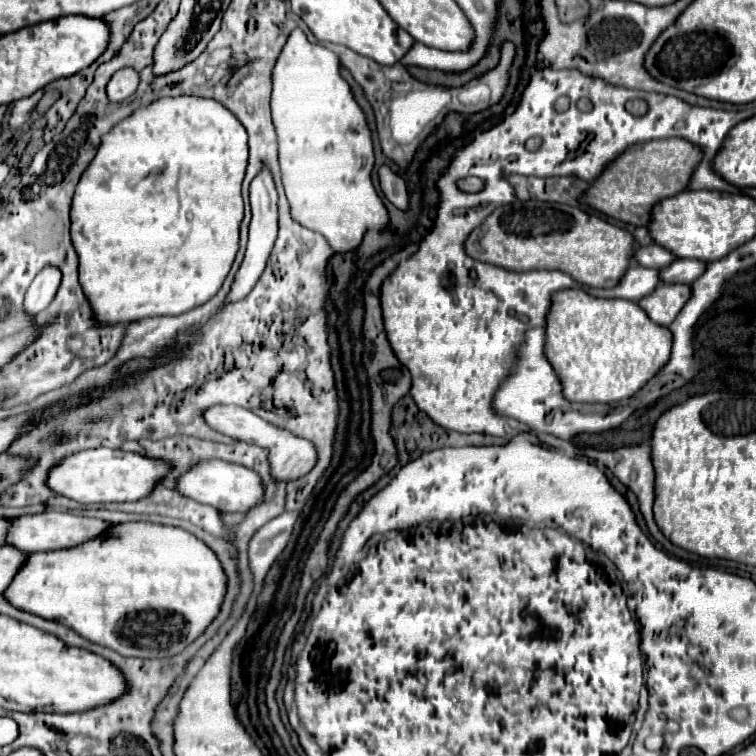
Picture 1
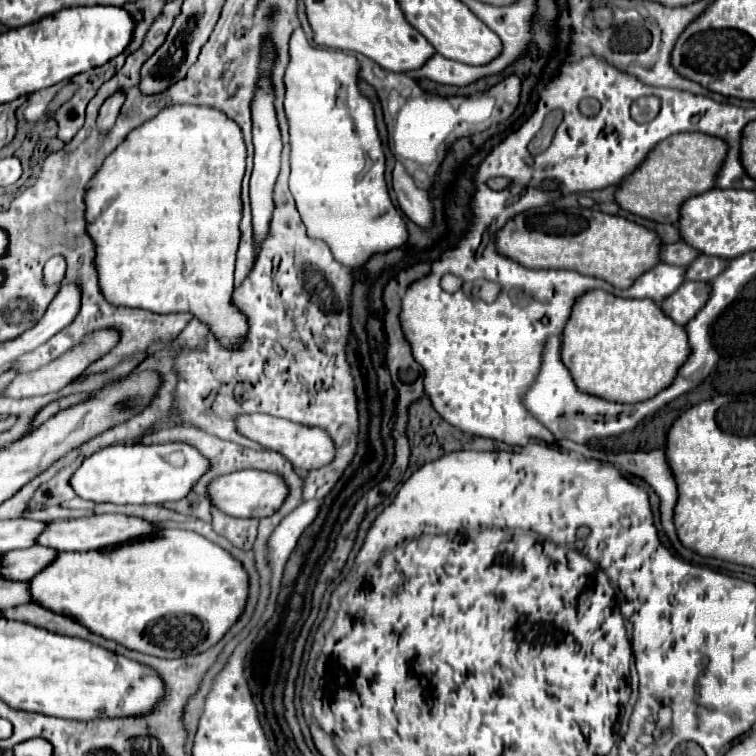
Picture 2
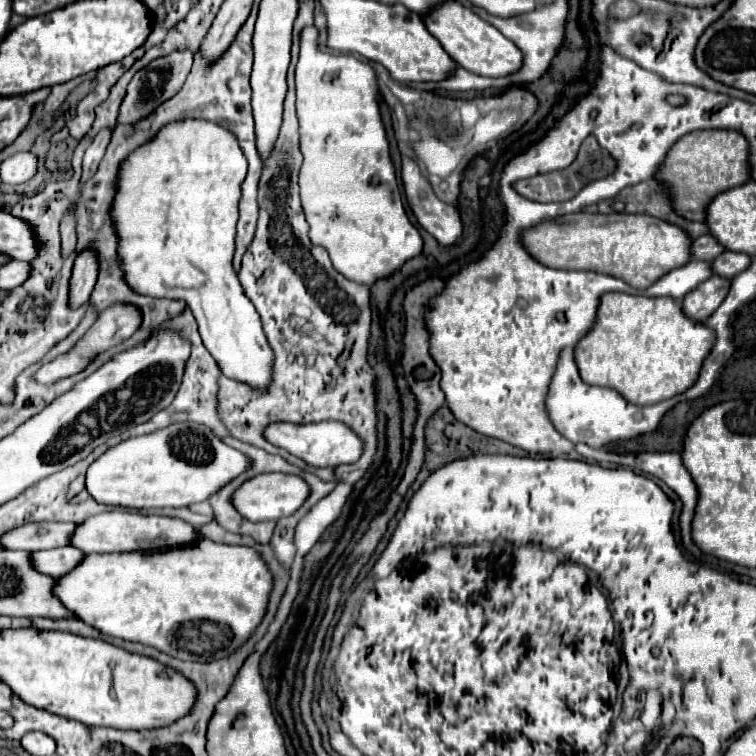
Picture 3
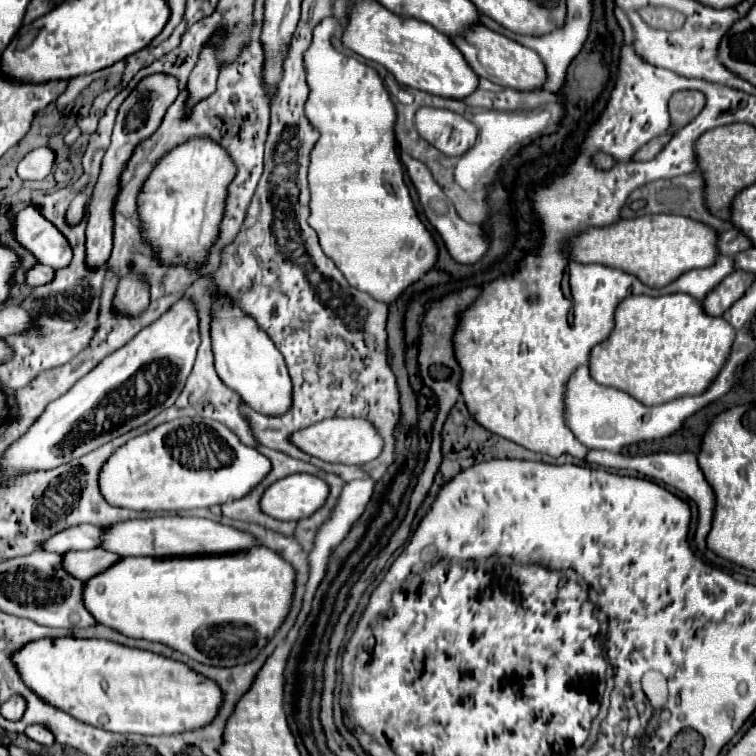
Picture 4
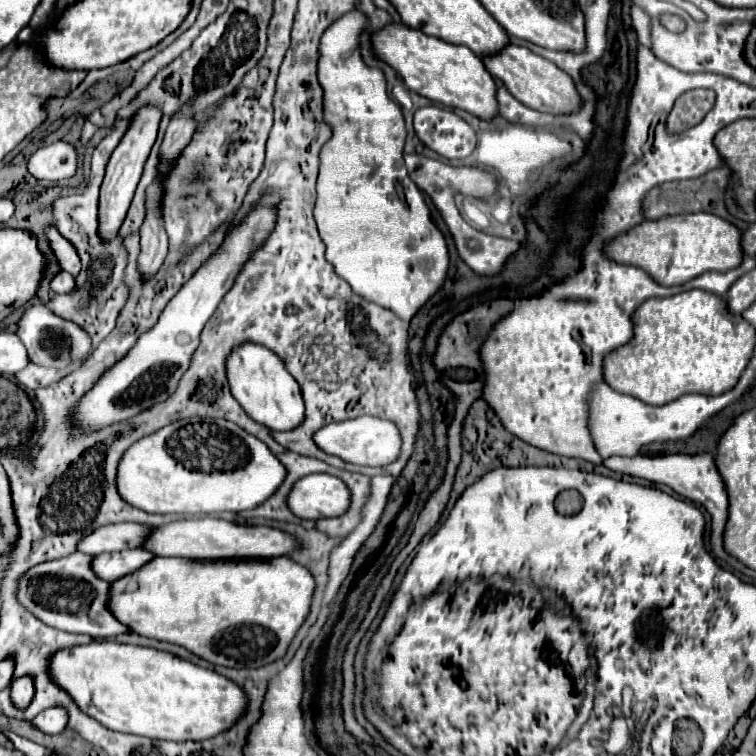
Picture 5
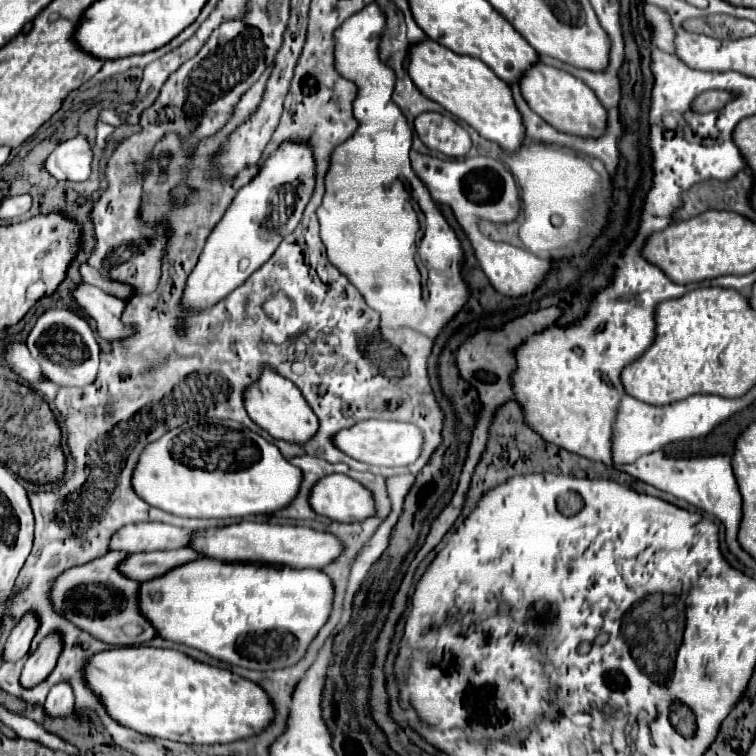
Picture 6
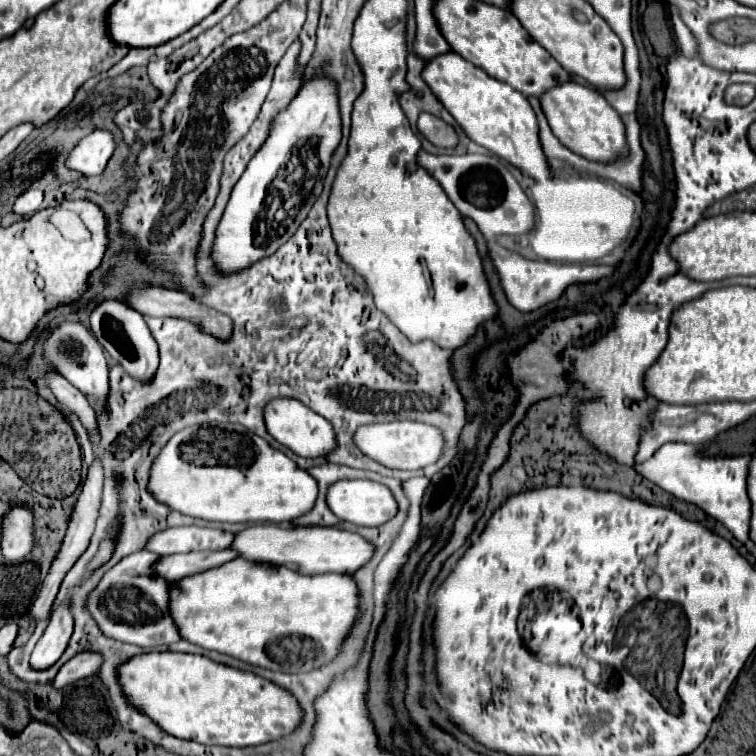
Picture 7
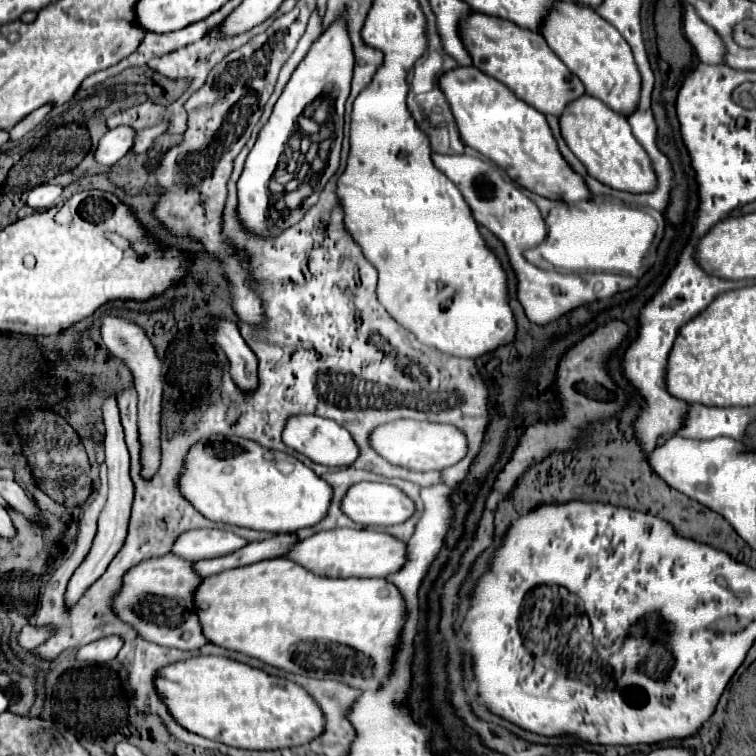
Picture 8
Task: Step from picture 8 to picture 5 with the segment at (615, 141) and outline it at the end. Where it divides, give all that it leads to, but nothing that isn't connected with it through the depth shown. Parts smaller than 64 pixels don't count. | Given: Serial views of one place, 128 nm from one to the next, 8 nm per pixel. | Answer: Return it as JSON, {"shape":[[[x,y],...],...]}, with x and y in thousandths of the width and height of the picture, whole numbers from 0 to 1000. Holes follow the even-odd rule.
{"shape":[[[672,58],[661,69],[638,77],[643,93],[651,98],[651,103],[659,103],[667,108],[672,122],[693,135],[696,140],[714,146],[714,148],[730,148],[730,151],[751,151],[759,148],[767,140],[767,127],[757,111],[757,103],[746,98],[735,85],[728,79],[720,79],[717,74],[709,74],[696,61]]]}

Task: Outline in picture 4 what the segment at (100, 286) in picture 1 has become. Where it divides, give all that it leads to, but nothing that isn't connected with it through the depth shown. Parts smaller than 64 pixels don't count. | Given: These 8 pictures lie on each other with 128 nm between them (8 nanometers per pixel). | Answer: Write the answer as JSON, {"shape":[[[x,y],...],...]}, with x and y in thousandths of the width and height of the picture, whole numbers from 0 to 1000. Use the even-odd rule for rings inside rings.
{"shape":[[[275,180],[249,183],[206,214],[206,222],[185,251],[180,272],[188,296],[185,310],[214,349],[242,349],[253,354],[272,349],[275,333],[291,312],[302,243],[310,233],[312,217],[307,206]],[[294,386],[283,389],[280,399],[280,468],[283,484],[291,503],[317,521],[323,532],[328,532],[339,545],[354,550],[376,548],[386,534],[386,505],[378,489],[378,479],[373,468],[365,463],[357,444],[333,423],[312,397],[296,392]]]}

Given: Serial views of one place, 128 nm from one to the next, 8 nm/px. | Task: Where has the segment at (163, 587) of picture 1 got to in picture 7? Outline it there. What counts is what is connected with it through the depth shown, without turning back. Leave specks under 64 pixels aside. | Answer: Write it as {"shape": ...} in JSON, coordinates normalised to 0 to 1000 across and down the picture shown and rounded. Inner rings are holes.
{"shape":[[[312,738],[302,746],[291,746],[286,751],[230,770],[225,775],[222,802],[241,847],[362,889],[399,892],[434,878],[439,868],[444,868],[447,849],[455,847],[474,815],[474,778],[458,759],[437,757],[429,762],[405,762],[378,749],[360,749]]]}

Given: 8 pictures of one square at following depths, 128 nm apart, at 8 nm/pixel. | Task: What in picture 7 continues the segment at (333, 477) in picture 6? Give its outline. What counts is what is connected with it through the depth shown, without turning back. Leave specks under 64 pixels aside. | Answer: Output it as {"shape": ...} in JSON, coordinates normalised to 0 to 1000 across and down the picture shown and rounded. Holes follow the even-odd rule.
{"shape":[[[447,635],[434,646],[434,672],[471,696],[503,696],[524,680],[519,651],[492,635]]]}

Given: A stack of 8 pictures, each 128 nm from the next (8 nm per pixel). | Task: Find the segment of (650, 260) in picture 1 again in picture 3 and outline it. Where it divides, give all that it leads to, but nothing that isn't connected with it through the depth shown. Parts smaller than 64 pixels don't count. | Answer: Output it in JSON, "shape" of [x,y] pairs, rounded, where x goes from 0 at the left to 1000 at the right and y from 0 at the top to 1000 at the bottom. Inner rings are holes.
{"shape":[[[938,310],[918,315],[915,317],[915,341],[918,344],[931,344],[943,347],[943,344],[960,329],[952,325],[947,316]]]}

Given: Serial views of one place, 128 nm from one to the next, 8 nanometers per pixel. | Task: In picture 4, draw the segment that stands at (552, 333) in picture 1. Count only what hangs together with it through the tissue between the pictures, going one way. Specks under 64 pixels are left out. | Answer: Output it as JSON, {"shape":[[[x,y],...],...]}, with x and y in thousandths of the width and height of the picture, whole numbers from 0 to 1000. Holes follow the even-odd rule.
{"shape":[[[884,389],[884,392],[831,392],[815,407],[815,431],[810,434],[810,444],[796,450],[783,460],[778,487],[780,497],[815,516],[825,516],[852,537],[870,537],[884,529],[926,521],[931,519],[952,487],[960,481],[966,460],[971,452],[968,431],[955,421],[942,421],[931,415],[926,399],[921,399],[910,389]]]}

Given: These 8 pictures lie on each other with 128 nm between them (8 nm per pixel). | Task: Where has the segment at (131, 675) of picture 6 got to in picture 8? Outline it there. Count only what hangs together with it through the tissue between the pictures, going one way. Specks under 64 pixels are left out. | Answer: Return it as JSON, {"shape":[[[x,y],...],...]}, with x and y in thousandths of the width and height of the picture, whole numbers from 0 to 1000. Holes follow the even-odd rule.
{"shape":[[[257,868],[209,886],[204,910],[225,947],[249,968],[325,992],[397,987],[429,963],[429,944],[394,905],[291,868]]]}

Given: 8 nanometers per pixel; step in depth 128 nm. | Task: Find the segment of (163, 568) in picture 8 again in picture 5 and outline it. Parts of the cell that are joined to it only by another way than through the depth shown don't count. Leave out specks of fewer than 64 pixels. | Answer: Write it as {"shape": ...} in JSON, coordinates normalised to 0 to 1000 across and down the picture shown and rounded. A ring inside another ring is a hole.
{"shape":[[[98,730],[95,735],[85,735],[79,741],[48,746],[40,751],[37,759],[26,765],[21,791],[24,796],[37,804],[50,820],[58,825],[85,833],[85,836],[98,836],[98,839],[116,839],[122,844],[143,844],[167,836],[167,828],[159,825],[140,804],[143,796],[143,778],[146,772],[132,767],[122,757],[122,735]]]}

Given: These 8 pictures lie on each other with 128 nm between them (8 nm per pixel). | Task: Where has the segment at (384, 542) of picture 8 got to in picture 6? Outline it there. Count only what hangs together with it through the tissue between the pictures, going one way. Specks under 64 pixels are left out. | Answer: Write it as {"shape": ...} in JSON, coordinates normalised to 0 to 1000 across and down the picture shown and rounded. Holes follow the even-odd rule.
{"shape":[[[317,690],[302,696],[275,696],[254,704],[249,725],[270,733],[272,738],[299,743],[341,743],[370,746],[389,751],[426,751],[452,730],[452,720],[434,704],[421,704],[402,696],[370,696],[357,690]]]}

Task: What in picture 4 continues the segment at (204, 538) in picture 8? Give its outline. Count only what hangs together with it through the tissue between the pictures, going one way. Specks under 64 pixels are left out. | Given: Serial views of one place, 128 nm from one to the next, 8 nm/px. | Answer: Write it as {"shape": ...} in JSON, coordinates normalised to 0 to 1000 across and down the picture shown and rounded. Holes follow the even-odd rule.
{"shape":[[[106,693],[101,698],[87,698],[85,704],[77,704],[74,709],[66,709],[56,717],[56,728],[87,733],[93,728],[119,728],[132,722],[132,696],[122,693]]]}

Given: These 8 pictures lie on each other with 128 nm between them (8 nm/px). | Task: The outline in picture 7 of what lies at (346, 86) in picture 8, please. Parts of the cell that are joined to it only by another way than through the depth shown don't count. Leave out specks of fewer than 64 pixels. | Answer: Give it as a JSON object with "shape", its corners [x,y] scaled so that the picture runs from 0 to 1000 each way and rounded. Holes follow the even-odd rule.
{"shape":[[[431,101],[429,106],[421,103],[402,111],[378,140],[378,146],[365,153],[354,185],[331,212],[325,228],[307,251],[304,267],[286,302],[286,315],[278,336],[286,360],[310,362],[331,354],[341,344],[362,336],[392,307],[392,302],[399,296],[407,278],[413,275],[415,265],[426,254],[426,238],[450,183],[452,175],[444,111]],[[402,185],[413,188],[415,206],[423,217],[407,220],[405,225],[381,222],[386,198],[394,193],[394,188]]]}

